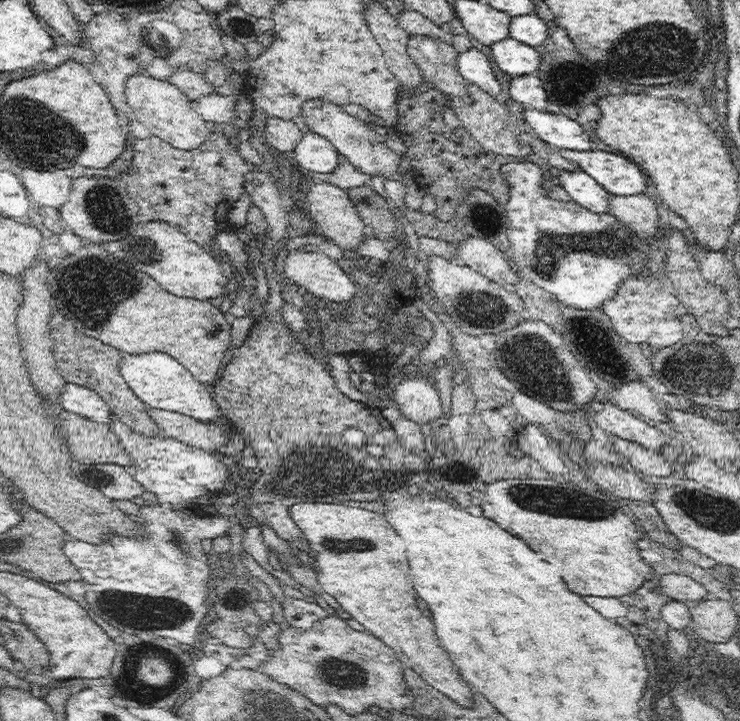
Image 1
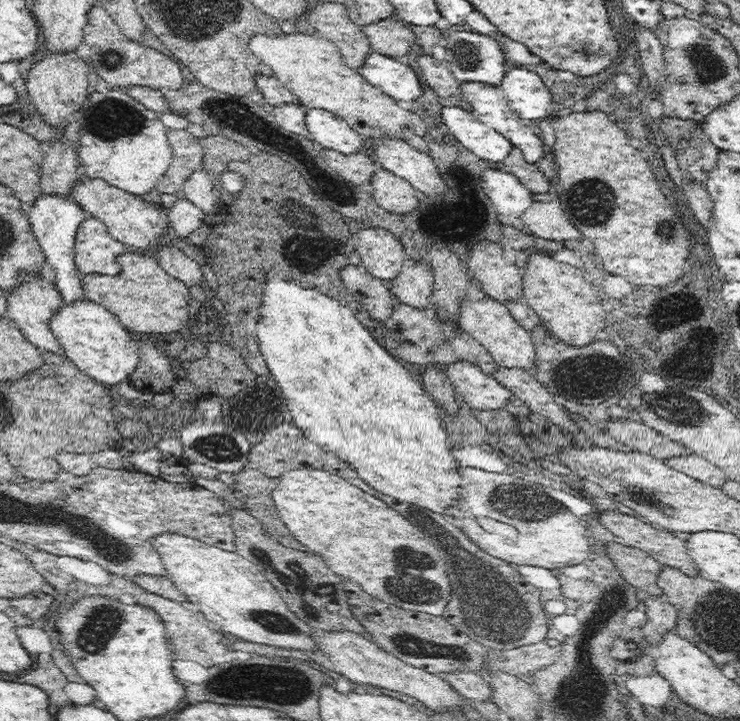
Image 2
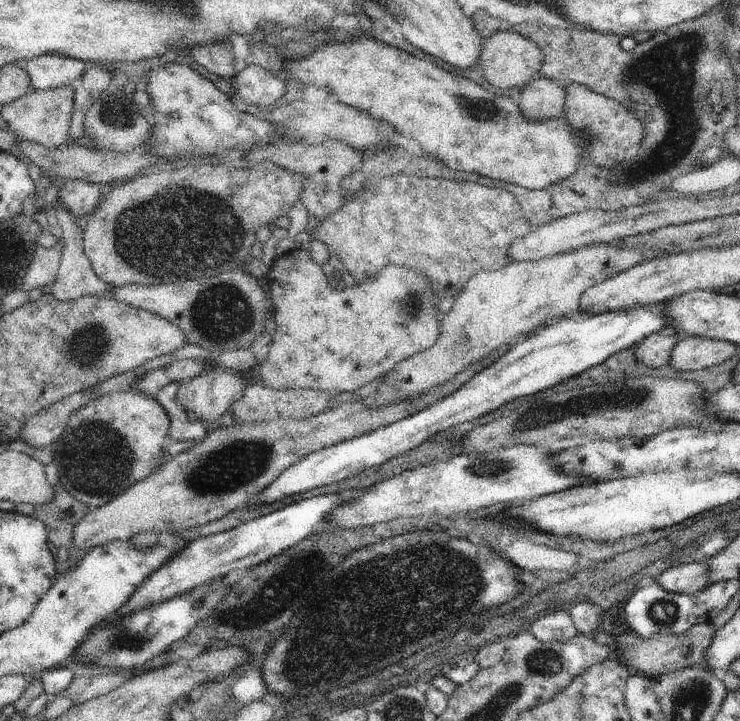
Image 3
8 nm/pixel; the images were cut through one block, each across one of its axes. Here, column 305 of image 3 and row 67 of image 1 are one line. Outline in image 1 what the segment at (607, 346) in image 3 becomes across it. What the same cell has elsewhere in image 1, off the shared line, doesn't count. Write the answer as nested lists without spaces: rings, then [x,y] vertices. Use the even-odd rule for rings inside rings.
[[[478,46],[468,48],[466,52],[460,52],[458,60],[456,60],[456,66],[458,66],[458,72],[462,74],[464,80],[468,80],[470,84],[480,86],[484,92],[498,98],[500,84],[498,84],[494,72],[490,68],[488,58],[478,50]]]

